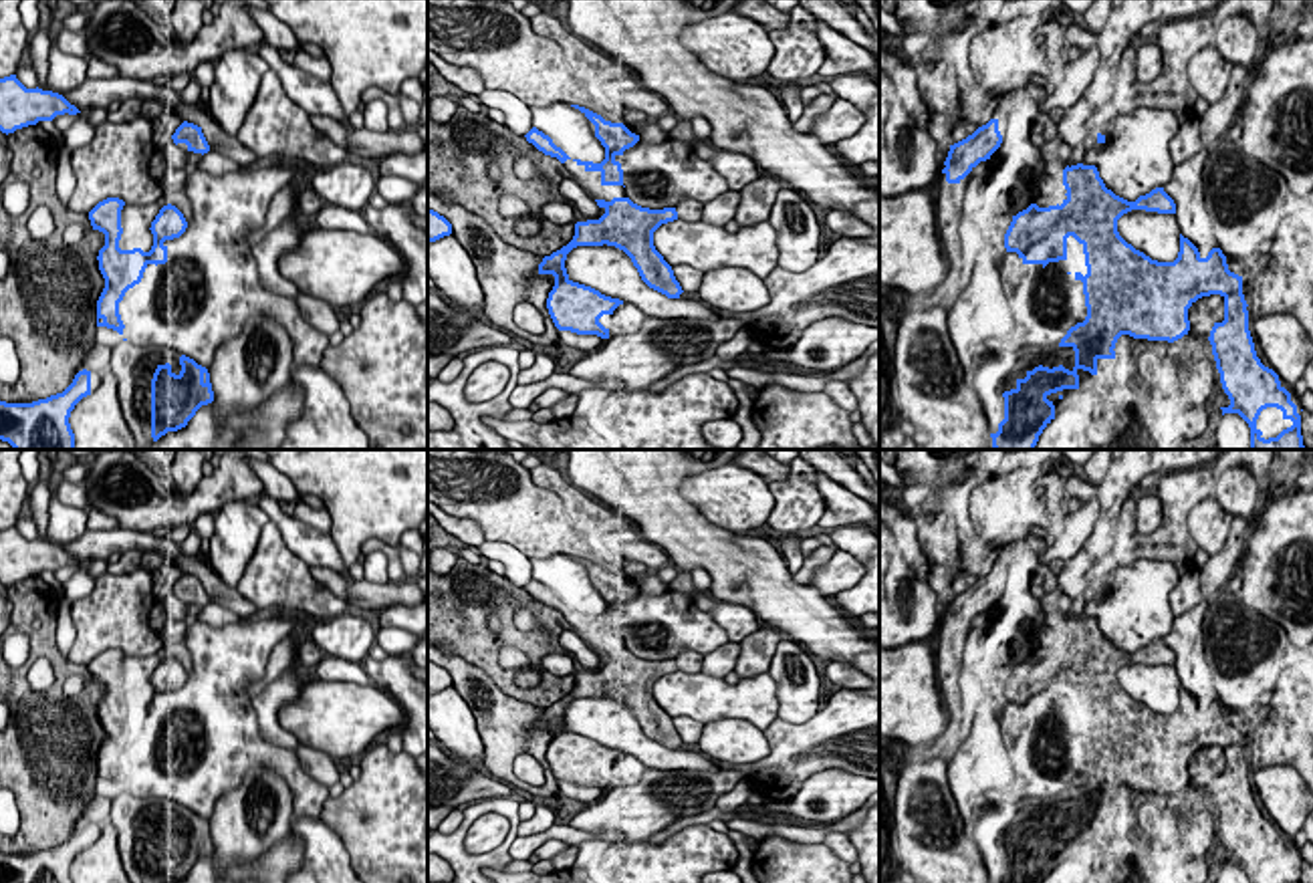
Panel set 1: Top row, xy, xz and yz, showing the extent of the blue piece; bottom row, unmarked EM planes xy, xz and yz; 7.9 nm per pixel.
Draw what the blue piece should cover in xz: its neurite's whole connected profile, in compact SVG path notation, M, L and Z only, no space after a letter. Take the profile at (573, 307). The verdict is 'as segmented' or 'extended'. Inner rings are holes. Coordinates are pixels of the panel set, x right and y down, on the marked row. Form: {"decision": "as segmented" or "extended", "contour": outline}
{"decision": "extended", "contour": "M571 107L579 109L595 125L595 137L605 147L605 159L601 163L571 159L536 127L524 137L545 155L557 157L605 214L599 220L577 222L573 240L551 256L545 256L539 264L539 274L555 276L547 308L559 331L609 339L609 329L605 329L599 319L603 314L613 314L623 300L573 282L565 268L567 254L577 246L615 246L631 258L641 280L649 288L668 298L680 298L684 290L676 280L672 266L653 246L653 232L662 224L678 220L678 212L676 208L641 208L627 198L623 169L615 157L633 147L639 141L639 135L631 133L623 123L605 121L585 107Z"}

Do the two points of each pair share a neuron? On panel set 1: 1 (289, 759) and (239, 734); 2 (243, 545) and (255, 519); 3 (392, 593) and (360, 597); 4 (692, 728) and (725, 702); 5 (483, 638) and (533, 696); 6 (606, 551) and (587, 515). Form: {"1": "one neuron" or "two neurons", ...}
{"1": "one neuron", "2": "one neuron", "3": "one neuron", "4": "two neurons", "5": "one neuron", "6": "two neurons"}

